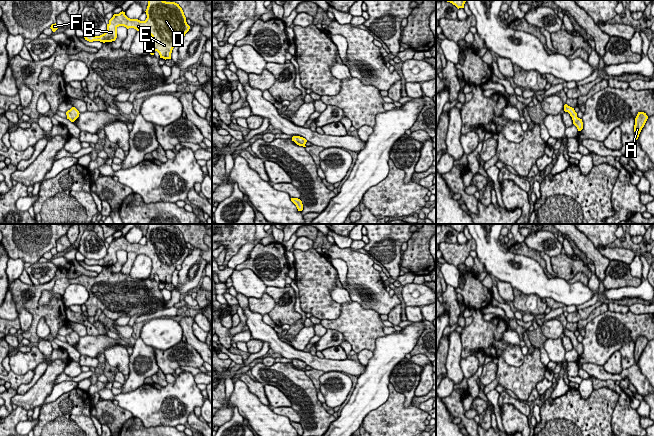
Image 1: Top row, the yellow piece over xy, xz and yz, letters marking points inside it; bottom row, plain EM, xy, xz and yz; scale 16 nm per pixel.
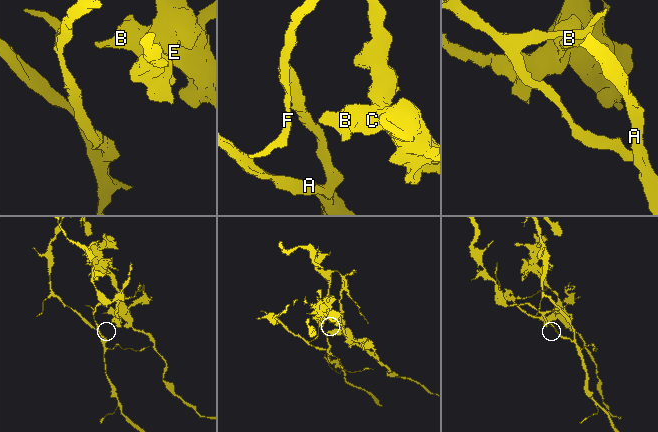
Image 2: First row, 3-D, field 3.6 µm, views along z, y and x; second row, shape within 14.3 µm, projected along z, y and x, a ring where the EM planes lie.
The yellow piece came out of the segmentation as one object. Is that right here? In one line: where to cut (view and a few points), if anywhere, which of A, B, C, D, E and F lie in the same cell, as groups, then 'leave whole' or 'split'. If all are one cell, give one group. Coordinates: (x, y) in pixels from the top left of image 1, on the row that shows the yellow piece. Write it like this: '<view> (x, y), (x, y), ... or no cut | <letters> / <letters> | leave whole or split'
yz (577, 117), (572, 119) | A / B C D E F | split

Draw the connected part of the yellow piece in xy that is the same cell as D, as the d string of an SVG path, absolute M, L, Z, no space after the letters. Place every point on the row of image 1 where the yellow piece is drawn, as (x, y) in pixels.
M148 0L145 21L130 19L125 12L114 14L107 24L107 30L100 36L85 35L89 42L112 42L117 38L117 28L124 26L127 29L134 28L137 31L146 31L152 36L150 54L157 51L160 58L171 59L171 53L177 41L182 41L190 26L182 8L175 2L164 0Z

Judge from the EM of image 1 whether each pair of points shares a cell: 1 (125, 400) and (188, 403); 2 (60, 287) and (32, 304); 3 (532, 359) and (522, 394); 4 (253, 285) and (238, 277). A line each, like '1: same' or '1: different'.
1: same
2: different
3: same
4: same

